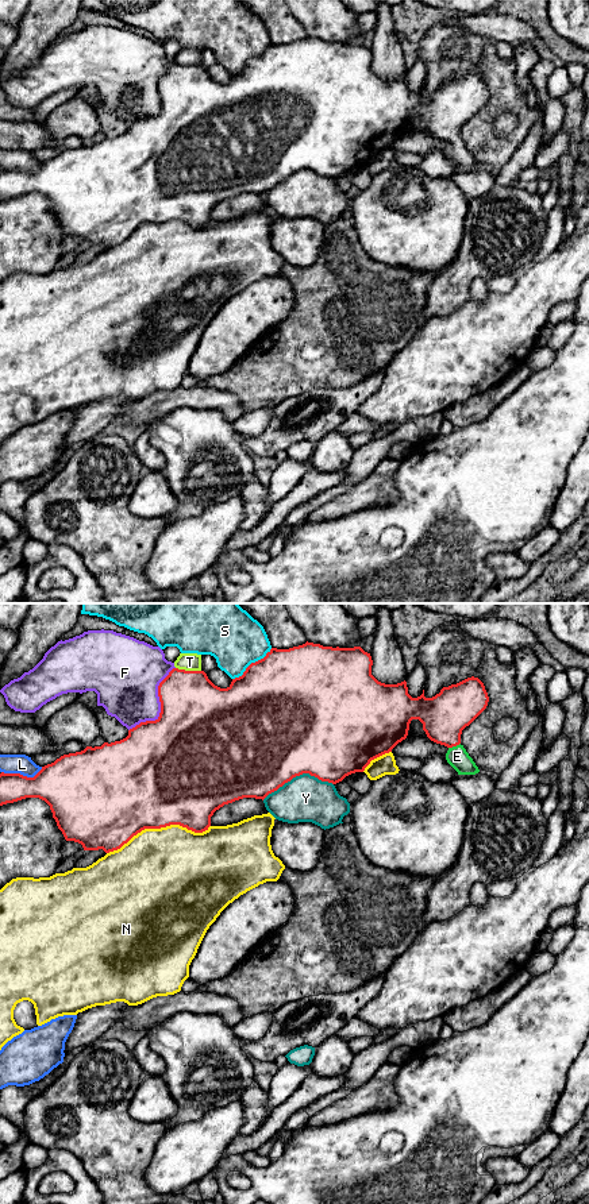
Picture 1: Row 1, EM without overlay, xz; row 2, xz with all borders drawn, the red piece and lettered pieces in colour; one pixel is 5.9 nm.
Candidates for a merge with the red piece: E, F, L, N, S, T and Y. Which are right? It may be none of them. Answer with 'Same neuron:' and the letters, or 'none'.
Same neuron: E

